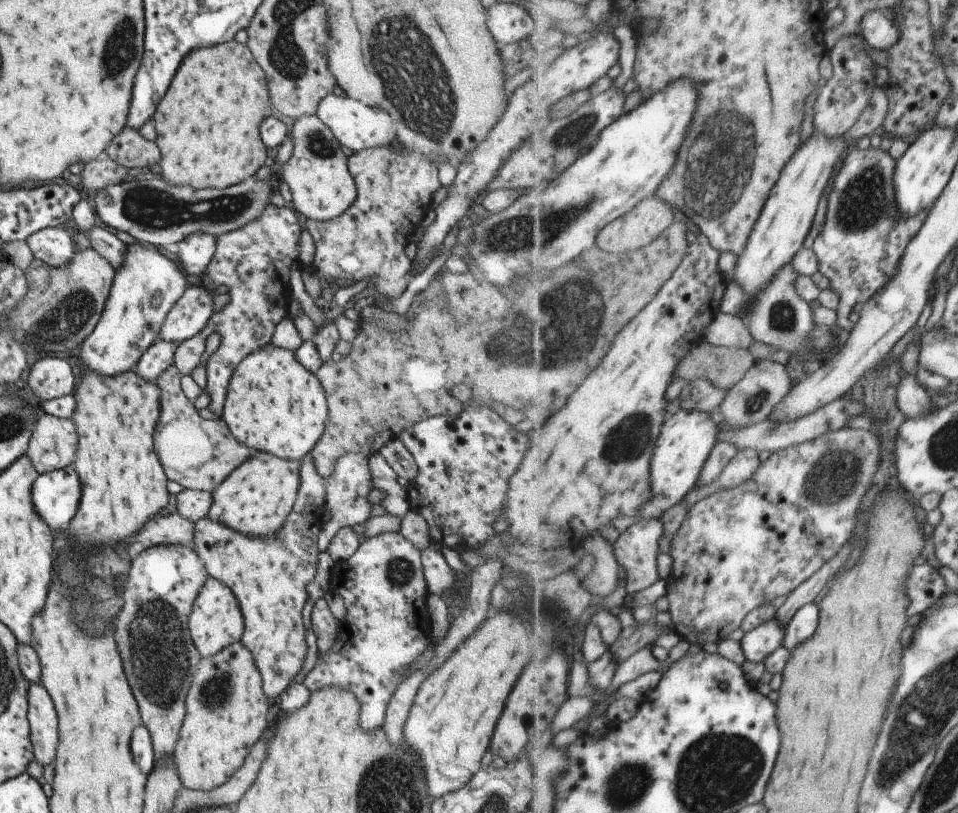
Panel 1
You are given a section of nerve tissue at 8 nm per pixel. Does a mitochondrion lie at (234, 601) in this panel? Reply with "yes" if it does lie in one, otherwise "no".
no

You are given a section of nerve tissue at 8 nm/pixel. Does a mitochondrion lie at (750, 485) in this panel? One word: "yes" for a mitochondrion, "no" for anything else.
no

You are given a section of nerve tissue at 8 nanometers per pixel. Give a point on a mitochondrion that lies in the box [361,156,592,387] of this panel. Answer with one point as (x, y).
(461, 289)

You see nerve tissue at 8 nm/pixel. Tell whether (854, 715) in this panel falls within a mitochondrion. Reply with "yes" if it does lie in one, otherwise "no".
no

